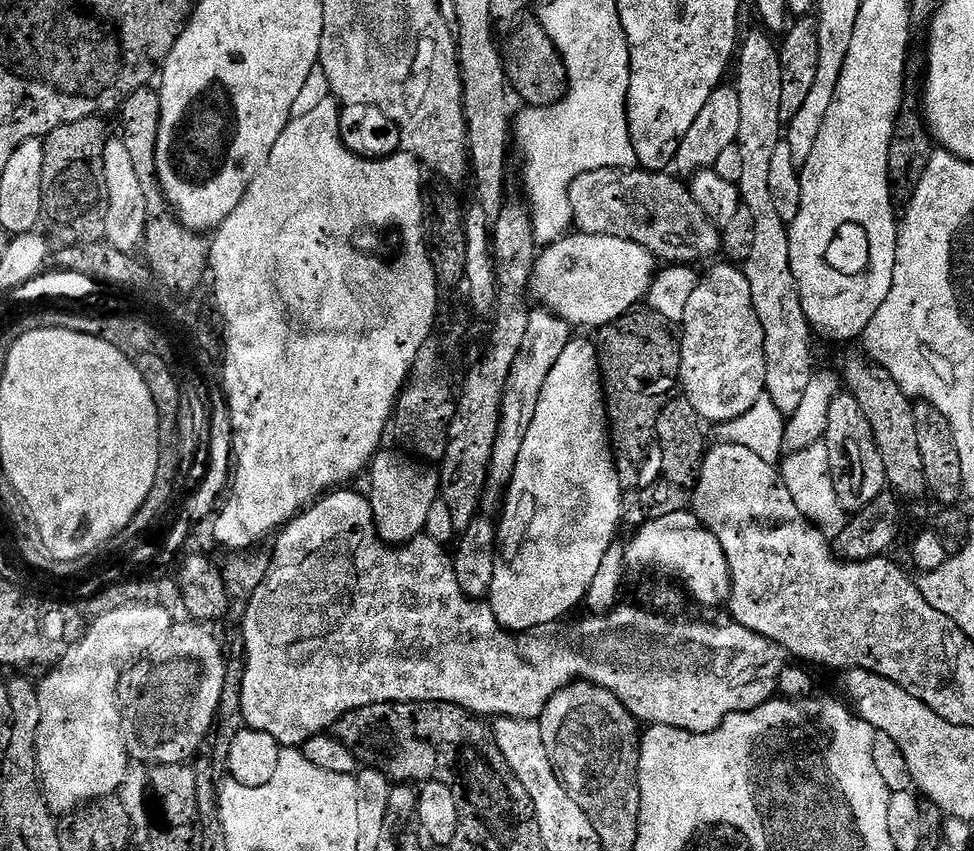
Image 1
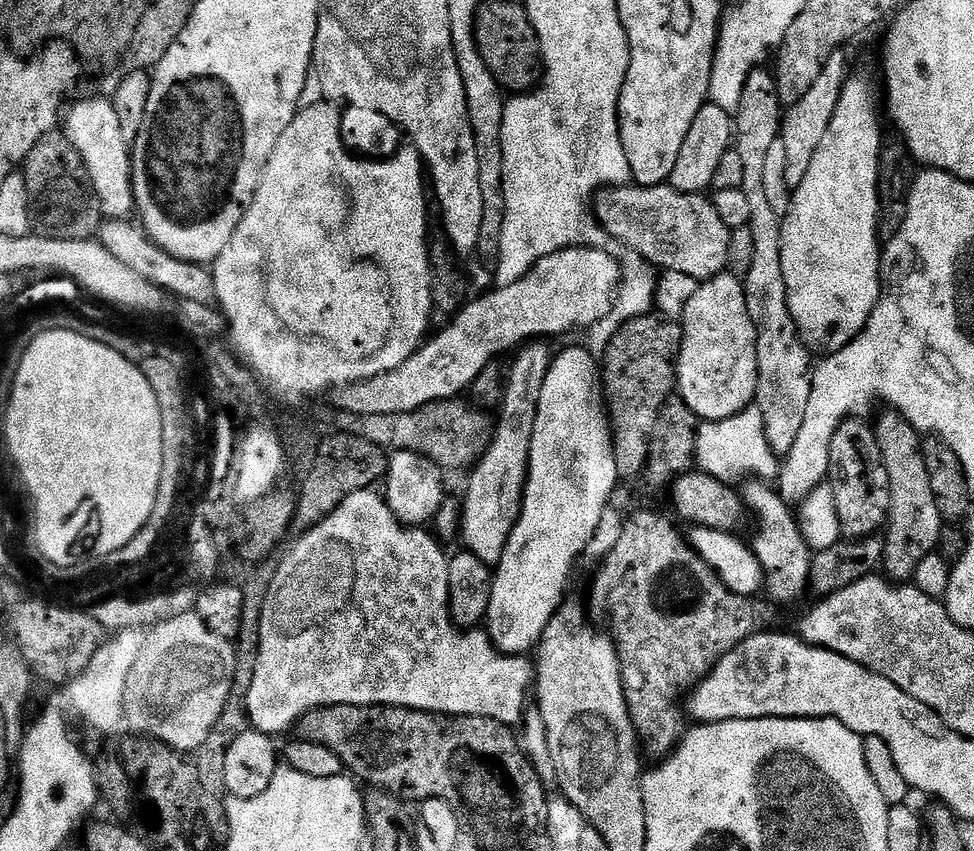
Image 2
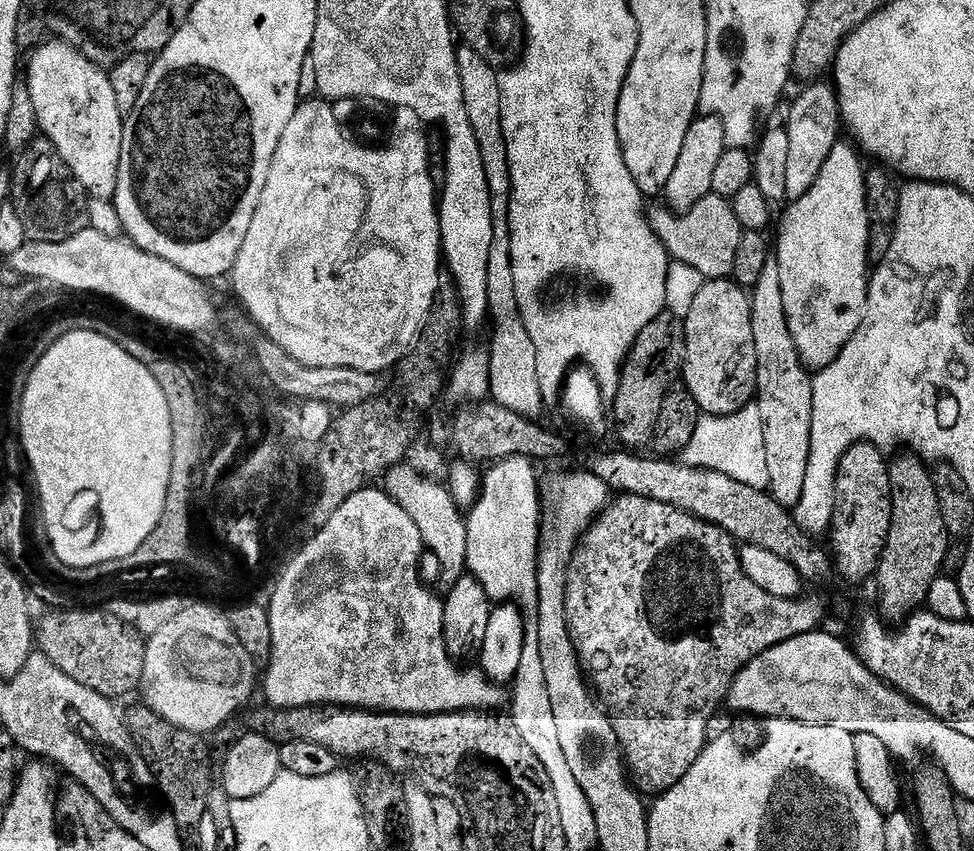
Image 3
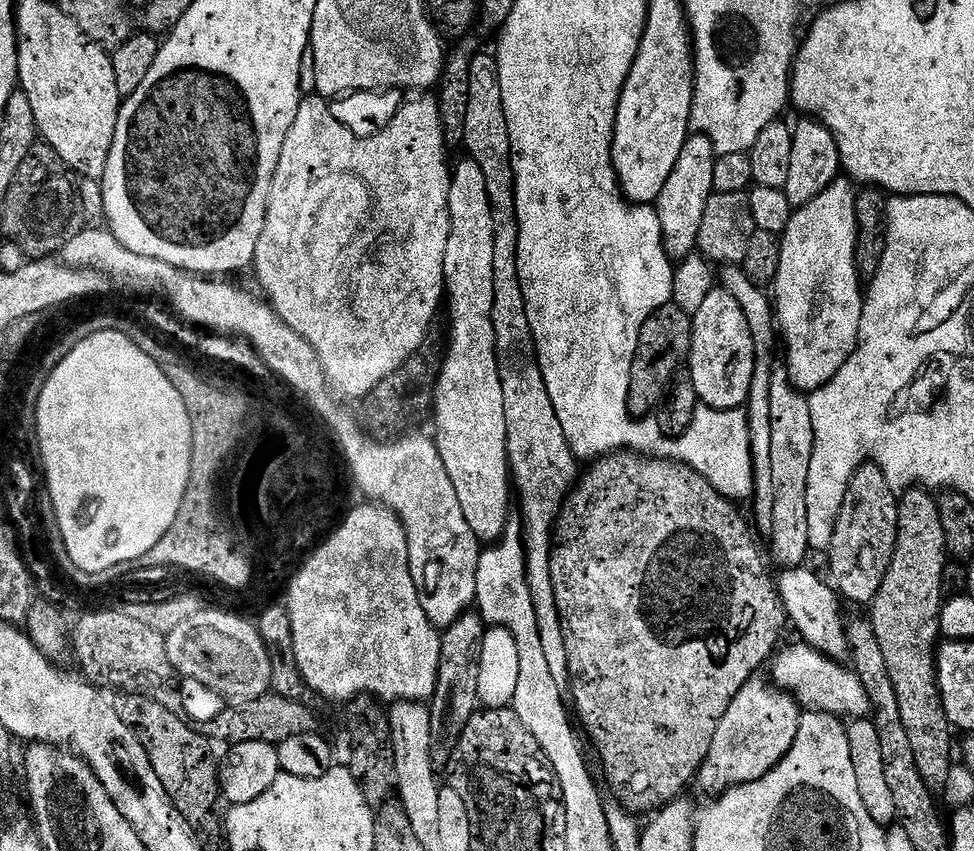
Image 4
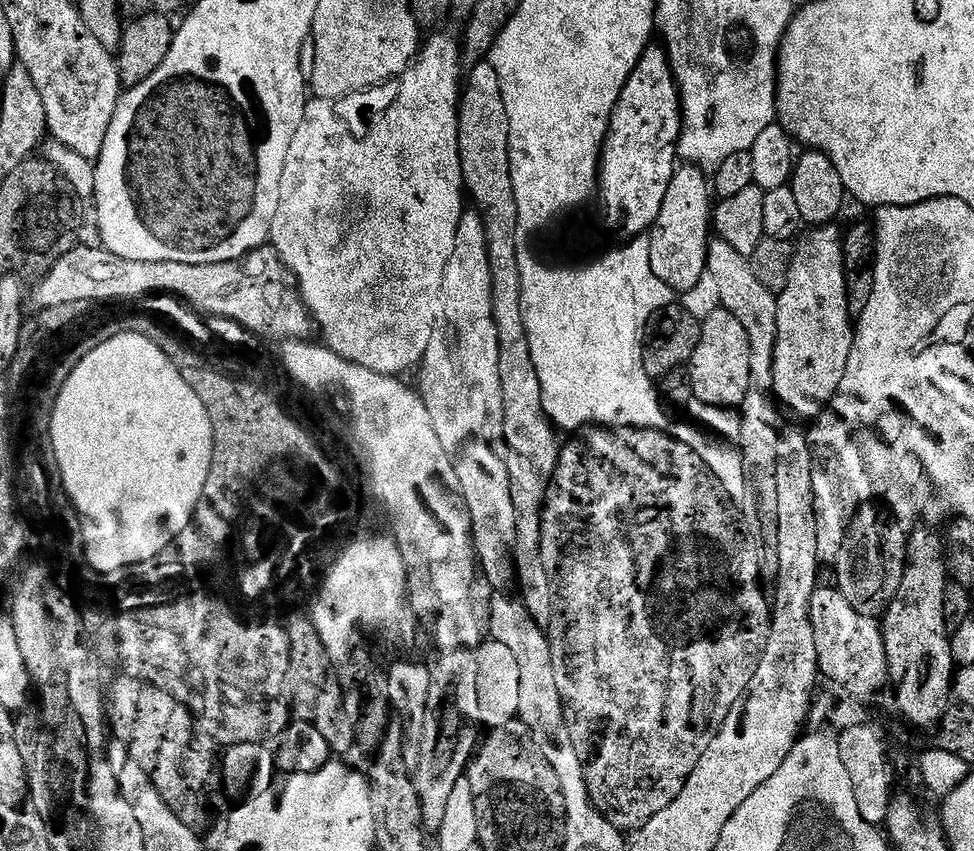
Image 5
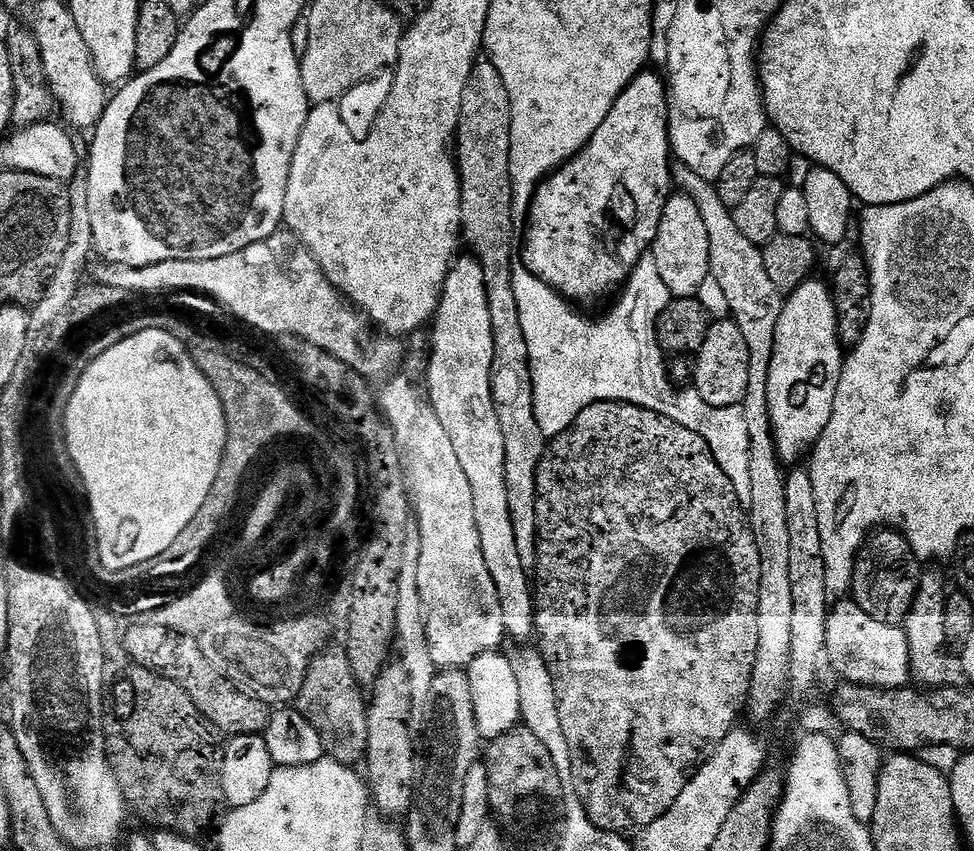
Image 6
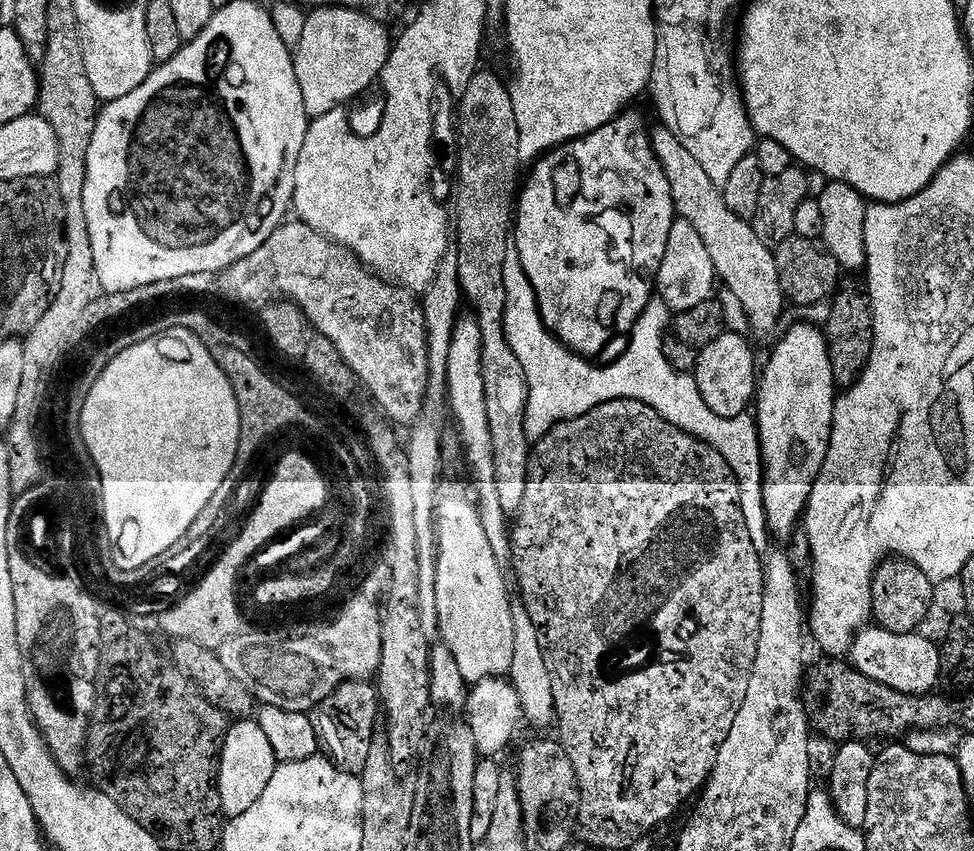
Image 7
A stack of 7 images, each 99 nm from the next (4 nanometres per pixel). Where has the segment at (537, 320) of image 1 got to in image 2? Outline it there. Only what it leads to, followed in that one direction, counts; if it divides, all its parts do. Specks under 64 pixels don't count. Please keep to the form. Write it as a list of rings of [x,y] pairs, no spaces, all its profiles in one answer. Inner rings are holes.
[[[528,342],[523,345],[515,353],[516,361],[512,364],[512,373],[509,371],[506,376],[506,383],[504,386],[504,398],[500,401],[498,405],[498,413],[500,412],[500,417],[497,415],[495,417],[495,433],[492,435],[492,443],[489,445],[484,456],[481,457],[479,463],[471,469],[470,475],[472,477],[468,480],[468,493],[462,496],[462,519],[460,522],[460,532],[462,533],[462,539],[464,538],[463,547],[467,551],[473,552],[478,558],[482,558],[482,562],[489,566],[499,565],[500,559],[502,558],[502,552],[506,546],[510,534],[514,530],[514,526],[518,522],[518,514],[520,513],[520,507],[524,501],[524,483],[528,480],[528,459],[530,458],[530,442],[534,438],[534,422],[536,421],[536,415],[538,414],[538,398],[542,394],[542,382],[546,382],[546,374],[550,370],[552,365],[552,357],[554,355],[553,349],[548,349],[544,342]]]

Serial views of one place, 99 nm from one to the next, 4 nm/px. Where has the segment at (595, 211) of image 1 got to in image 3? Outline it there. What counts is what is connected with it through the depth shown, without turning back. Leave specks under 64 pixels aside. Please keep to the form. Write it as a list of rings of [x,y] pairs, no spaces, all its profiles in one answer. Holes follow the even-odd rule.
[[[708,195],[702,198],[702,202],[698,202],[689,212],[674,212],[667,206],[661,206],[647,213],[650,226],[654,230],[654,234],[667,250],[669,257],[678,262],[686,262],[686,266],[694,266],[694,270],[698,270],[698,274],[702,274],[705,281],[710,280],[727,280],[732,276],[734,270],[734,257],[738,255],[738,242],[742,242],[745,230],[738,220],[738,214],[734,214],[732,202],[726,196]]]

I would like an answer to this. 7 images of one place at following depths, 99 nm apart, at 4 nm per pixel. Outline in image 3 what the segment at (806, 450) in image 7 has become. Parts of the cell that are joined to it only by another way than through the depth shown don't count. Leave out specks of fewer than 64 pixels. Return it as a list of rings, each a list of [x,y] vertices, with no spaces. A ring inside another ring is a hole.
[[[838,143],[834,146],[834,150],[830,150],[830,158],[826,158],[826,166],[822,166],[822,174],[818,178],[818,182],[814,182],[814,186],[810,186],[810,190],[806,190],[806,194],[802,194],[802,198],[793,200],[787,205],[789,208],[785,210],[784,217],[780,220],[780,237],[774,240],[774,258],[778,262],[778,270],[782,274],[782,302],[786,306],[786,322],[790,322],[790,335],[794,338],[794,346],[798,346],[800,361],[809,370],[819,370],[830,366],[830,362],[834,362],[834,358],[838,358],[838,354],[842,354],[842,350],[848,345],[850,338],[854,338],[854,334],[862,322],[868,301],[868,281],[870,279],[868,203],[866,202],[868,178],[865,165],[860,165],[861,153],[851,143],[848,143],[849,145],[847,143]]]

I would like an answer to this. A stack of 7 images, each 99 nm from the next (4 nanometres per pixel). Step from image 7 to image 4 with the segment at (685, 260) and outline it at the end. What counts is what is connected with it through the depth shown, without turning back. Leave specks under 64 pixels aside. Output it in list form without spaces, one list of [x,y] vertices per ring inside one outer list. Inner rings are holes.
[[[699,134],[689,135],[682,146],[682,154],[678,154],[674,174],[666,178],[666,186],[662,186],[662,194],[658,194],[654,207],[662,222],[664,249],[668,259],[673,262],[684,261],[697,251],[702,214],[706,214],[706,202],[714,195],[712,187],[717,155],[710,138]]]

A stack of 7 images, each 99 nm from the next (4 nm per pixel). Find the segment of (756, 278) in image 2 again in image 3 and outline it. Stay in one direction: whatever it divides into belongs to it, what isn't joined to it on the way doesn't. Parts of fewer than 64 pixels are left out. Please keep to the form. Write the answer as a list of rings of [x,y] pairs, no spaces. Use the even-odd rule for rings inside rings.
[[[769,258],[762,278],[750,290],[754,354],[756,355],[756,394],[754,403],[762,414],[766,438],[766,467],[770,473],[767,491],[789,510],[802,498],[806,466],[810,462],[810,422],[814,422],[814,390],[809,369],[804,367],[786,322],[782,302],[782,274],[775,258]]]

